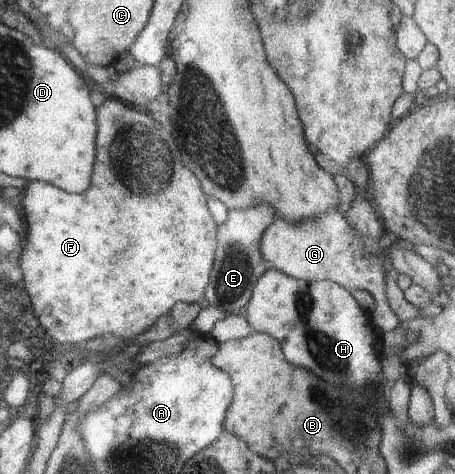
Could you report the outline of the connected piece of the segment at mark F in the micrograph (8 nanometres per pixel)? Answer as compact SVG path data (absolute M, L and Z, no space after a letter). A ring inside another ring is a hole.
M107 91L107 102L103 102L97 108L97 156L95 158L97 160L93 166L93 182L85 194L67 194L55 186L31 182L31 186L27 188L25 200L23 200L25 212L27 212L27 222L29 222L29 238L27 238L25 252L21 254L23 286L29 296L30 308L37 318L36 323L41 324L47 337L56 343L76 345L79 342L91 340L91 338L107 336L107 334L115 334L125 340L131 340L131 338L143 334L145 330L154 328L157 325L157 320L163 314L167 315L167 312L177 302L185 302L185 304L199 302L209 284L210 272L214 263L213 254L217 248L217 226L205 206L205 198L199 190L199 182L189 170L185 170L185 166L179 160L179 152L177 152L171 136L167 134L167 130L163 130L153 120L150 112L144 108L139 110L134 105L126 104Z

